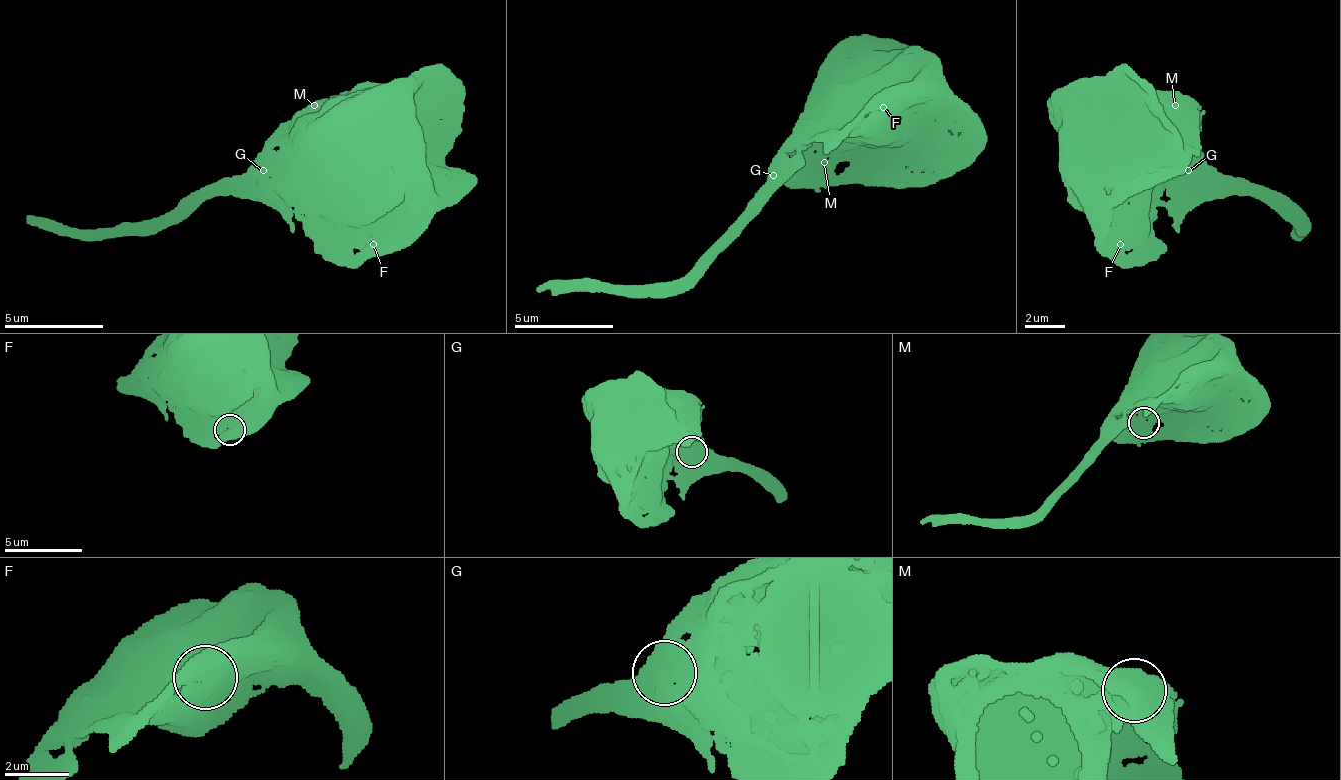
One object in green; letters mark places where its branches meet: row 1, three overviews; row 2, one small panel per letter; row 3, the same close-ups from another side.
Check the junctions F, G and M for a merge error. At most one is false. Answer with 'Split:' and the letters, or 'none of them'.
Split: none of them

